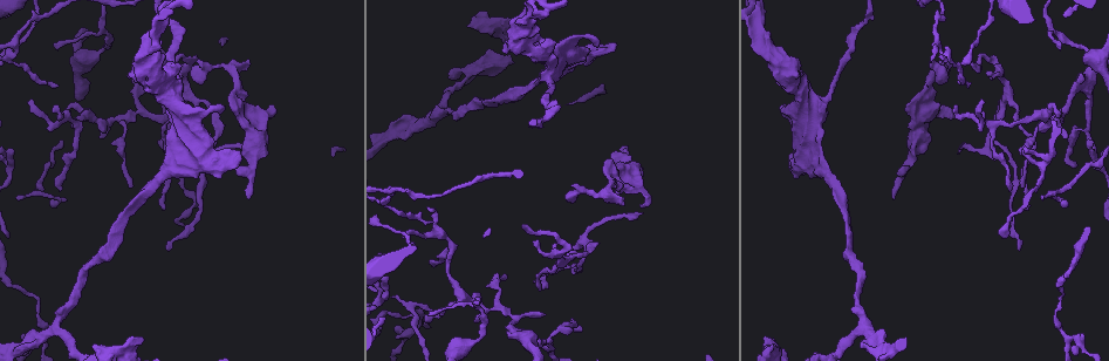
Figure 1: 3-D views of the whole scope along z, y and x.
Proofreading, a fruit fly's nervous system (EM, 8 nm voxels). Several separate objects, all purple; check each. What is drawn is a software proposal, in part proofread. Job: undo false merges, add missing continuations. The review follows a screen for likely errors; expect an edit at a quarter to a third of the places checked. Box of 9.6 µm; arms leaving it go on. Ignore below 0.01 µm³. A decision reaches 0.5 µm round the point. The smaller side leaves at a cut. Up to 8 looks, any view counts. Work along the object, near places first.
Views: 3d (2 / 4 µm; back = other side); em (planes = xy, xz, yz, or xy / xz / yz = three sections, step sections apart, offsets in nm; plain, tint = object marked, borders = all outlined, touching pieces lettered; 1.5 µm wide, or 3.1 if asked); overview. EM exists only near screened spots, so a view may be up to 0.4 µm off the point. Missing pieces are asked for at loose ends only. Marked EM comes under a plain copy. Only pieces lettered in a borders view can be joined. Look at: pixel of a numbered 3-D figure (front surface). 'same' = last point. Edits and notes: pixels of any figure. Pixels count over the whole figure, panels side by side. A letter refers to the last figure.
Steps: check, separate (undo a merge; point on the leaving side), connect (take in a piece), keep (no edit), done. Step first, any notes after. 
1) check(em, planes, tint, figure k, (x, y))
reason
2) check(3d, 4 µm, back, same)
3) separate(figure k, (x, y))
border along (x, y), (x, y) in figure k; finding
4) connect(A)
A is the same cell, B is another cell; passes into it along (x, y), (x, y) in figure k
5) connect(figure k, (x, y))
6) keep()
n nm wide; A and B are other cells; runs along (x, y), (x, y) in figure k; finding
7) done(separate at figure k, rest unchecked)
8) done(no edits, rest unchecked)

check(3d, 2 µm, figure 1, (441, 314))
tapers out

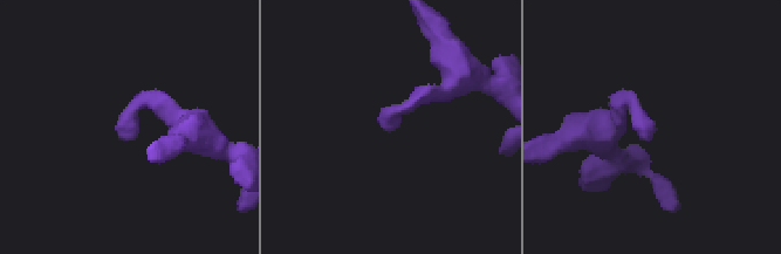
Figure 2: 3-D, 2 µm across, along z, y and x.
check(em, planes, borders, figure 2, (124, 140))
shape alone is not enough

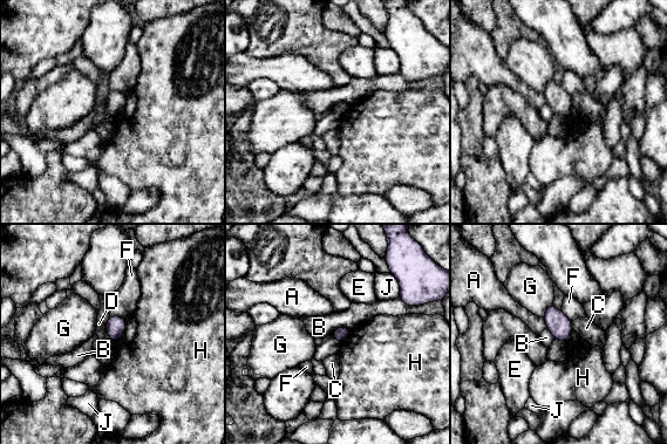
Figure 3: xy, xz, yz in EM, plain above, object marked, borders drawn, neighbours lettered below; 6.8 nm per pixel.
keep()
A, B, C, D, E, F, G, H and J are other cells; none of them fits

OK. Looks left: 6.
check(em, planes, borders, figure 1, (1009, 189))
branch stops here

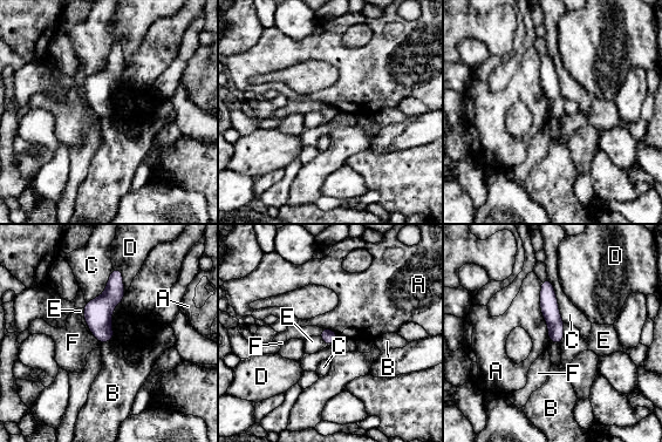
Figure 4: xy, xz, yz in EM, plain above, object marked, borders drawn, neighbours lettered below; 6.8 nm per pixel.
keep()
A, B, C, D, E and F are other cells; runs along (545, 283), (557, 340) in figure 4; none of them fits

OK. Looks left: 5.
check(em, xz, step 4, tint, figure 1, (167, 248))
tapers out

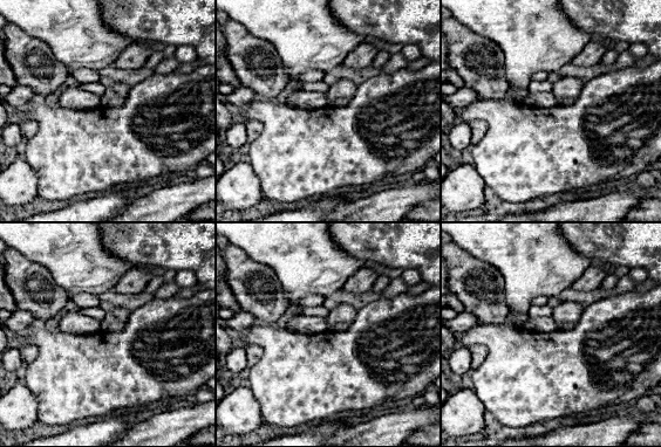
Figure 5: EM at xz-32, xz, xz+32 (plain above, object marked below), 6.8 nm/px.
check(em, planes, borders, same)

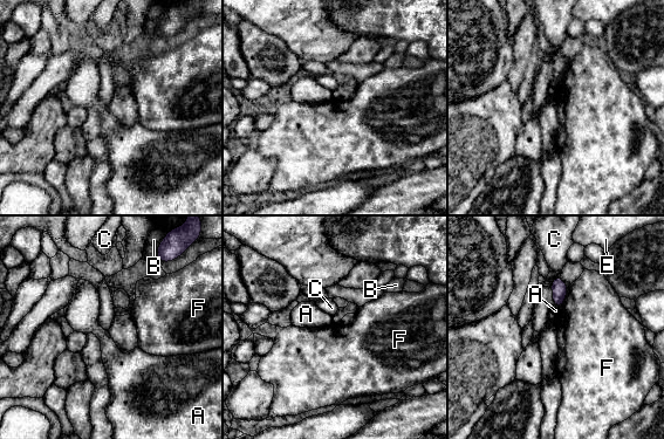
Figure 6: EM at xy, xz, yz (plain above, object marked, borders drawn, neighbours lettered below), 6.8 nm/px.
keep()
A, B, C, E and F are other cells; none of them fits

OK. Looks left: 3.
check(3d, 2 µm, figure 1, (904, 171))
calibre changes

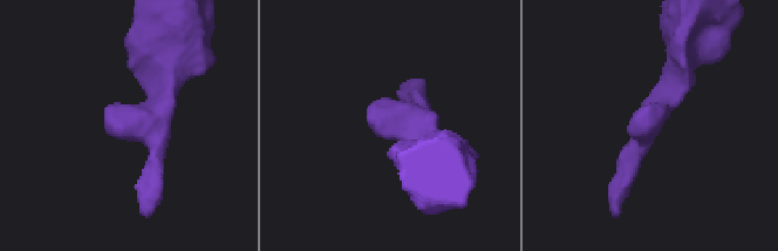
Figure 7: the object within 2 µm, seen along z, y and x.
check(em, planes, borders, figure 7, (409, 119))

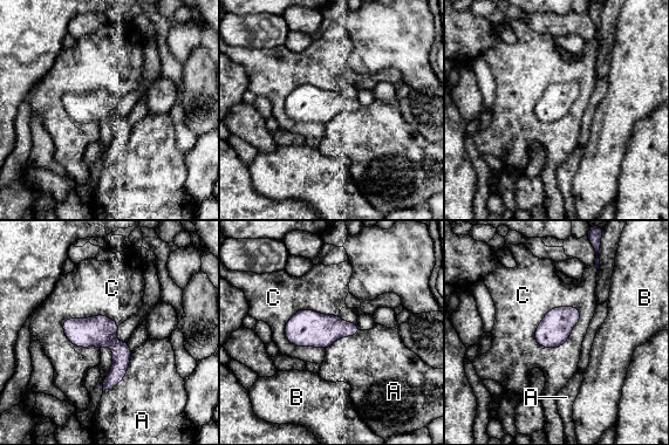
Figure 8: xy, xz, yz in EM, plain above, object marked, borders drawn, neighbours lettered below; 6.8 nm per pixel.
keep()
220 nm wide; A, B and C are other cells; border along (132, 353), (125, 375), (103, 392) in figure 8; continuous, no second cell

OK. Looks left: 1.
done(no edits, rest unchecked)

